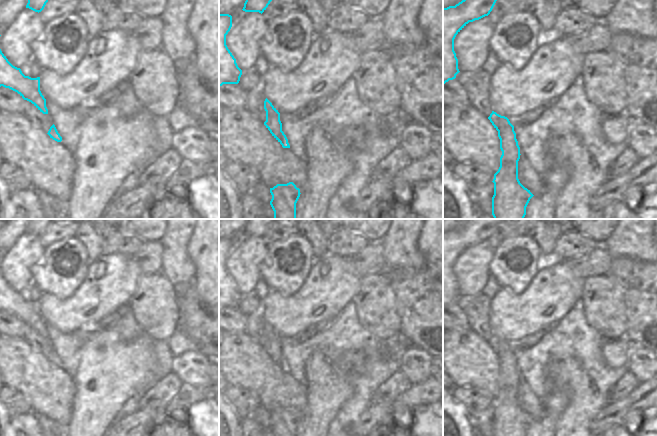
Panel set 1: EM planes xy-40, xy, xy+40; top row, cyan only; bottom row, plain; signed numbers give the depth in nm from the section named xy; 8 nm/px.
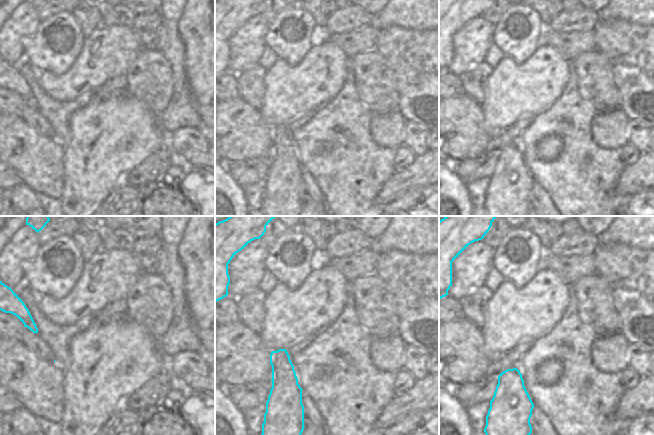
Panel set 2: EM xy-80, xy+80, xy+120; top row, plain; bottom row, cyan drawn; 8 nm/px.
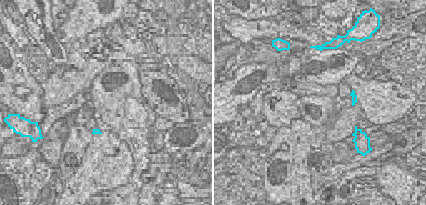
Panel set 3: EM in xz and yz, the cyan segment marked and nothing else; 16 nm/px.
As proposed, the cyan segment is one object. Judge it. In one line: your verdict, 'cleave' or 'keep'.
keep

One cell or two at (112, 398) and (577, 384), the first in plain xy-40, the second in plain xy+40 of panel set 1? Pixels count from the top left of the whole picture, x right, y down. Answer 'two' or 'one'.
two

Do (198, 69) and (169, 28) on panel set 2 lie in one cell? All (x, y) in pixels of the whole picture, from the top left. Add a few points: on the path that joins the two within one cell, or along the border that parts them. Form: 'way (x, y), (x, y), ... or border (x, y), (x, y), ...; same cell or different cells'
border (177, 25), (177, 33), (183, 44), (185, 71); different cells

